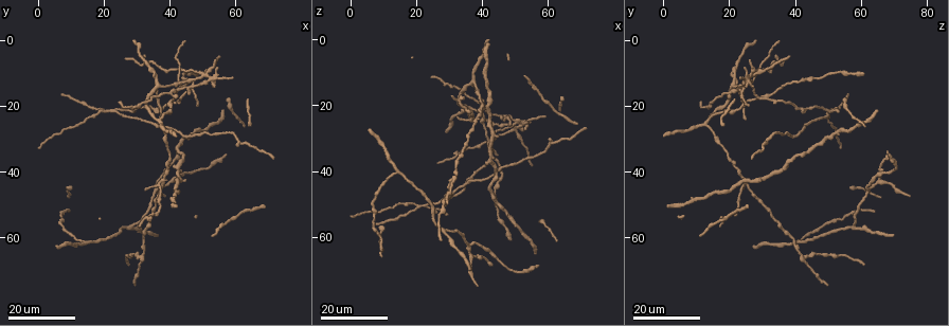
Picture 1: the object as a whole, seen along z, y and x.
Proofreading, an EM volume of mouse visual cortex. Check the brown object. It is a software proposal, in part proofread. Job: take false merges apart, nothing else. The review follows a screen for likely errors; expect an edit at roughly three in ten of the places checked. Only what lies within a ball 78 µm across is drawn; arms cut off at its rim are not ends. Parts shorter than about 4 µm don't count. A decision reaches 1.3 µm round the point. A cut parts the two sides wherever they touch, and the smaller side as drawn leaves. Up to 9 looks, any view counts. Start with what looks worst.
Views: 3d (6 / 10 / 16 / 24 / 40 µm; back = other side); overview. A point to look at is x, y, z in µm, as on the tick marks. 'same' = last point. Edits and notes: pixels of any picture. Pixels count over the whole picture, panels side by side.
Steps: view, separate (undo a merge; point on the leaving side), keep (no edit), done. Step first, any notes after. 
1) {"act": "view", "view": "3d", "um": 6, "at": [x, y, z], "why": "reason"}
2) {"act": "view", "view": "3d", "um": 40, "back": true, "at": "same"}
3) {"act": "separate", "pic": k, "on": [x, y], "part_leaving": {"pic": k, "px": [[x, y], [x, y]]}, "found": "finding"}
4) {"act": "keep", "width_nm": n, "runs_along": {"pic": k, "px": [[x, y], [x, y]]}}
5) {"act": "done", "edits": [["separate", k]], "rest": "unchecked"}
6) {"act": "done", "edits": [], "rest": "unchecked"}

{"act": "view", "view": "3d", "um": 24, "at": [50.5, 10.5, 27.0], "why": "four or more arms meet"}

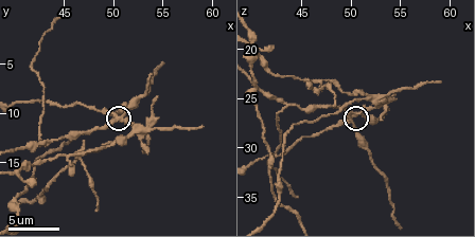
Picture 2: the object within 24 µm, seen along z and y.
{"act": "view", "view": "3d", "um": 6, "at": [50.4, 10.4, 26.6]}

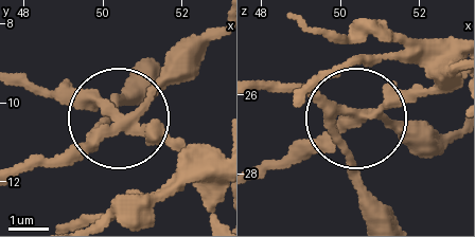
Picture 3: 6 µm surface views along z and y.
{"act": "separate", "pic": 3, "on": [82, 94], "width_nm": 280, "part_leaving": {"pic": 3, "px": [[128, 127], [175, 147], [186, 178], [84, 218]]}, "found": "a second neuron is stuck on"}

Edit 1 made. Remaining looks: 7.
{"act": "view", "view": "overview"}

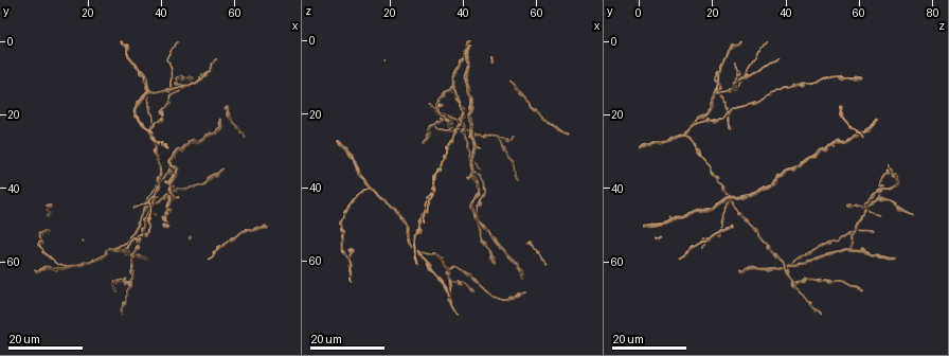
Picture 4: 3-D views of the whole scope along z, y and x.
{"act": "view", "view": "3d", "um": 24, "at": [36.0, 11.5, 21.5], "why": "three-way junction"}

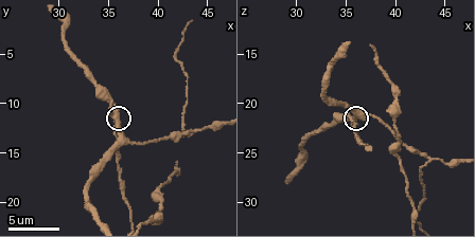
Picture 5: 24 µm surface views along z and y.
{"act": "view", "view": "3d", "um": 6, "at": "same"}

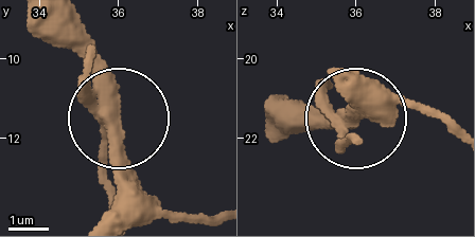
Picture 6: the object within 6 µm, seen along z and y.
{"act": "separate", "pic": 6, "on": [89, 60], "width_nm": 250, "found": "a second neuron is stuck on"}

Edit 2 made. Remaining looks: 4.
{"act": "view", "view": "3d", "um": 16, "at": [43.2, 13.2, 25.8]}

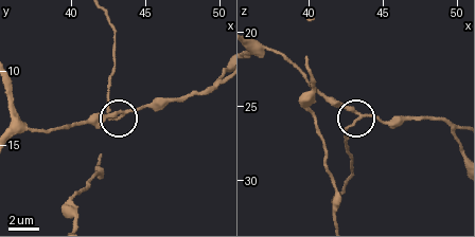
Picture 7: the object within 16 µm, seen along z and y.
{"act": "view", "view": "3d", "um": 16, "back": true, "at": [43.4, 13.0, 25.8]}

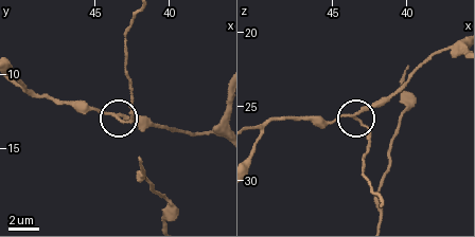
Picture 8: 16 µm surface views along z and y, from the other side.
{"act": "separate", "pic": 8, "on": [370, 131], "arms": 3, "found": "a second neuron is stuck on"}

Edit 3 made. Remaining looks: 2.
{"act": "done", "edits": [["separate", 3], ["separate", 6], ["separate", 8]], "rest": "unchecked"}

